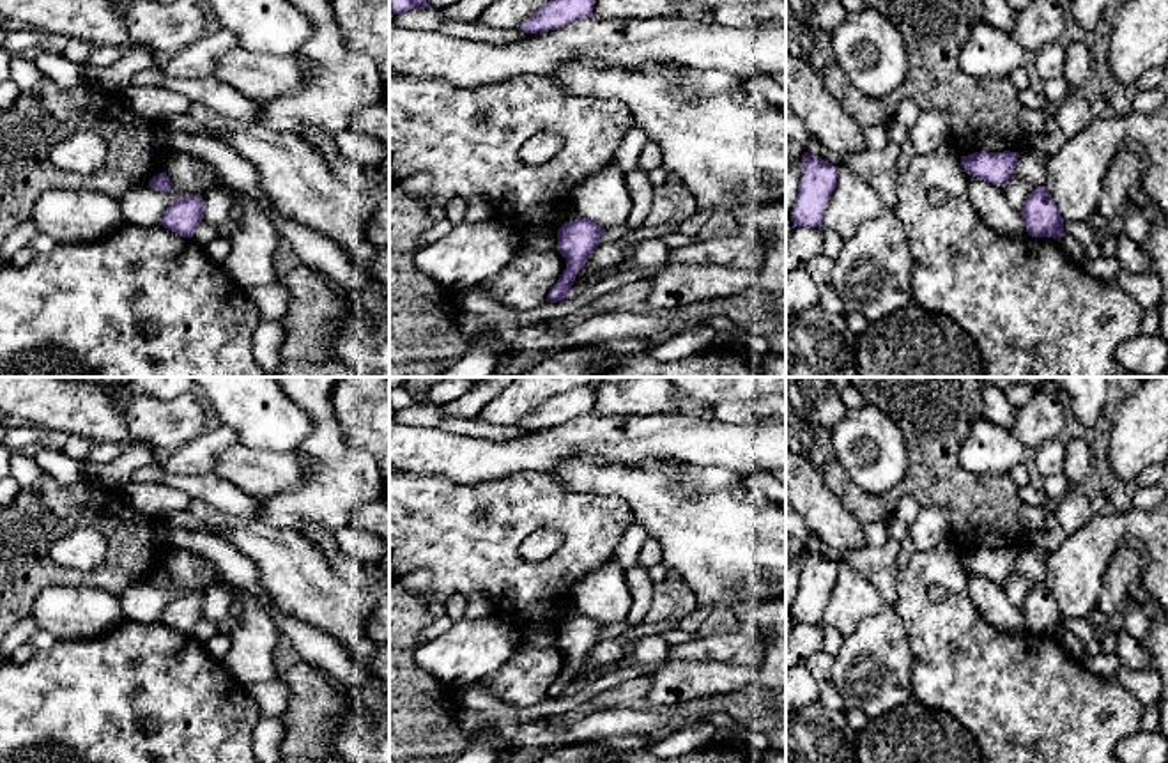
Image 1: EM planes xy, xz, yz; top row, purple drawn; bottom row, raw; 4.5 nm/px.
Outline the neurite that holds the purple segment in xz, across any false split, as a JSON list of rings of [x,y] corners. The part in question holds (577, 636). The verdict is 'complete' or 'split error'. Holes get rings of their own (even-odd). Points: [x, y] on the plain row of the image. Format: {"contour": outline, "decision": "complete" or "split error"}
{"contour": [[[577,614],[557,627],[557,648],[566,655],[566,666],[549,689],[547,697],[556,699],[572,690],[575,671],[596,646],[602,628],[603,625],[589,614]]], "decision": "complete"}

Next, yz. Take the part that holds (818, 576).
{"contour": [[[809,549],[803,551],[798,591],[789,613],[796,623],[823,623],[825,604],[837,581],[837,570],[839,563]]], "decision": "complete"}

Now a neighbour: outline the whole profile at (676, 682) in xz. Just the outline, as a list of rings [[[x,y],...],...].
[[[667,659],[653,674],[646,701],[653,706],[672,706],[708,696],[752,692],[757,669],[729,662],[683,662]]]

